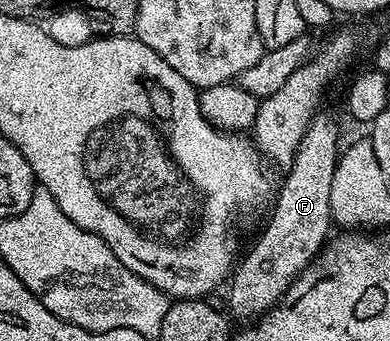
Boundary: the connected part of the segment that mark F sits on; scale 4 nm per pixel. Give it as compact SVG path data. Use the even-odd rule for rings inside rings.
M316 113L309 128L305 128L305 136L301 136L295 158L290 166L286 167L287 179L275 198L275 207L271 210L267 227L260 232L259 239L251 246L251 251L244 258L242 255L241 261L230 275L229 314L232 319L255 320L278 306L283 293L315 260L332 233L329 192L333 184L335 165L339 162L341 141L339 142L338 124L323 113Z

